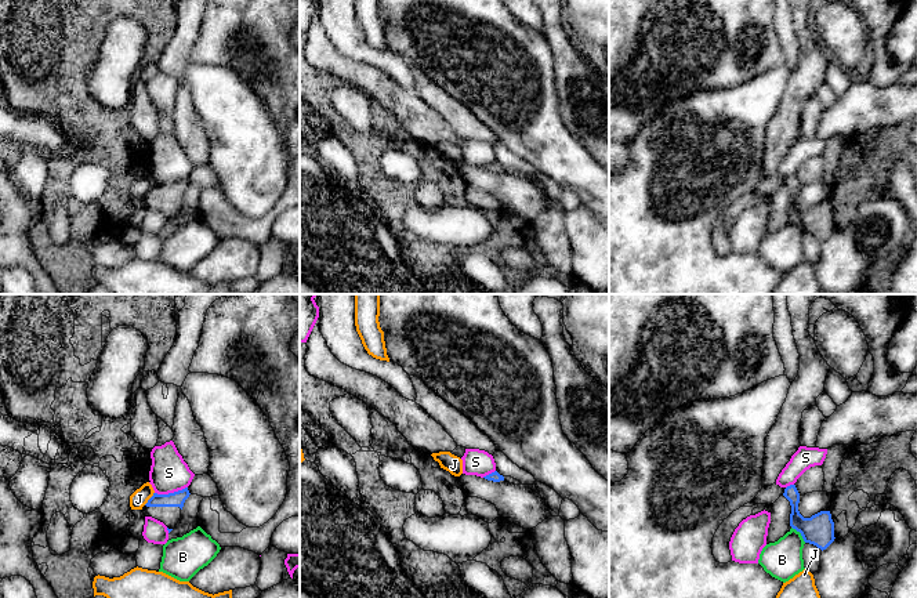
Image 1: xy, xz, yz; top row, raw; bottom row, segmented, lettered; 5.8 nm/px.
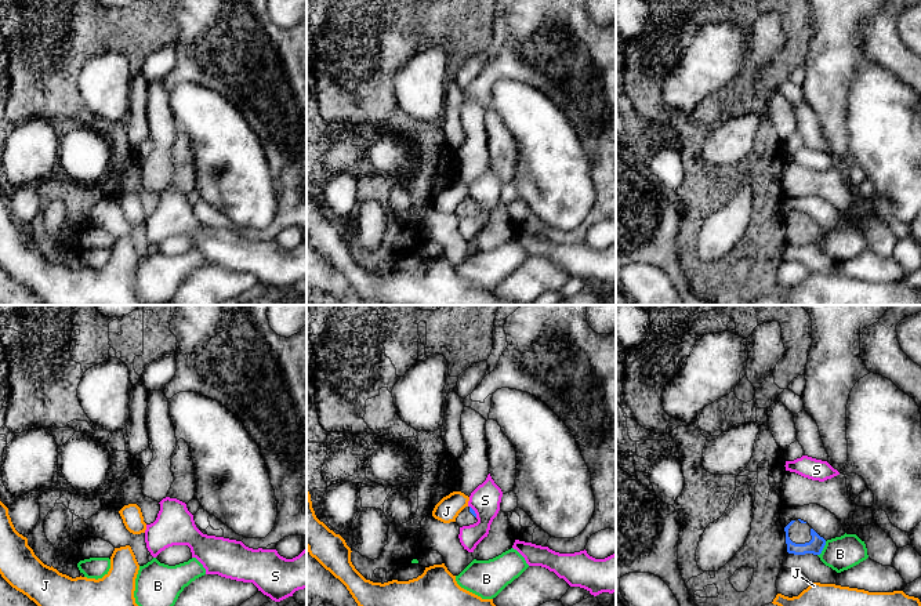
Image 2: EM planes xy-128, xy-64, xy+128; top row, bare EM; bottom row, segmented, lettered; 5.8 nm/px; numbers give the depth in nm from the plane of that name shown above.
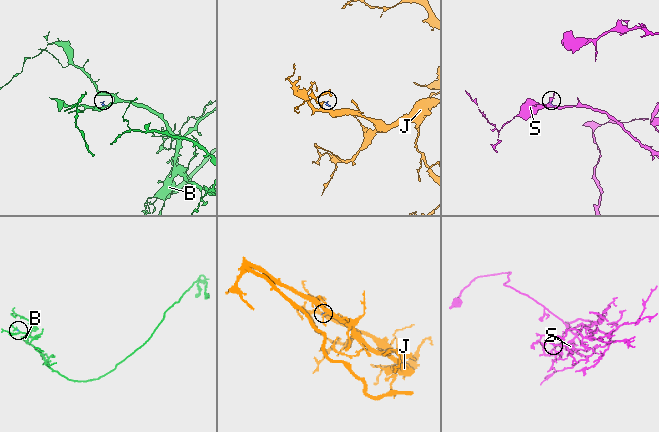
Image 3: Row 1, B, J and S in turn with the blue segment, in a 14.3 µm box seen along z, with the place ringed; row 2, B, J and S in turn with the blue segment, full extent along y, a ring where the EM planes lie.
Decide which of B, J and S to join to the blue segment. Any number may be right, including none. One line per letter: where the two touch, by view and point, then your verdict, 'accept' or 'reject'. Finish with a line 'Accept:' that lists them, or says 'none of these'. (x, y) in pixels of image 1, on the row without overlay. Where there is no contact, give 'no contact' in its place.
B: yz (800, 223) | reject
J: xy (149, 189) | reject
S: xy (170, 184) | reject
Accept: none of these

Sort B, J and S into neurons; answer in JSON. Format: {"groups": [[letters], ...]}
{"groups": [["B"], ["J"], ["S"]]}

